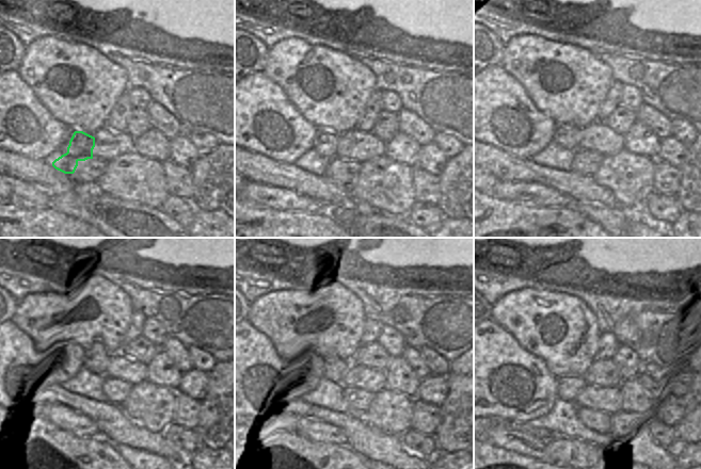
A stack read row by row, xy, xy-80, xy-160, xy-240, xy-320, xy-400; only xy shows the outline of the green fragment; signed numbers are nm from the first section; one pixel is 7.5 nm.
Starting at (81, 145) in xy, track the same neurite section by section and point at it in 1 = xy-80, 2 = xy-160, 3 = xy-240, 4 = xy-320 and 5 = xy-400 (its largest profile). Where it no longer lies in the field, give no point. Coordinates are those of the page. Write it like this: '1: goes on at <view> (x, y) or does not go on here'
1: goes on at xy-80 (315, 160)
2: goes on at xy-160 (559, 155)
3: goes on at xy-240 (88, 381)
4: goes on at xy-320 (334, 373)
5: goes on at xy-400 (568, 386)

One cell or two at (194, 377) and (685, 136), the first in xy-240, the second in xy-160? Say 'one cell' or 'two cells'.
two cells

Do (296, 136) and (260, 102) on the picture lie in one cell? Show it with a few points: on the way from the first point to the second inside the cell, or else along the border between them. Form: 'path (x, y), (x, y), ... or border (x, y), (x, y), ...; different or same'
path (287, 129), (269, 111); same

